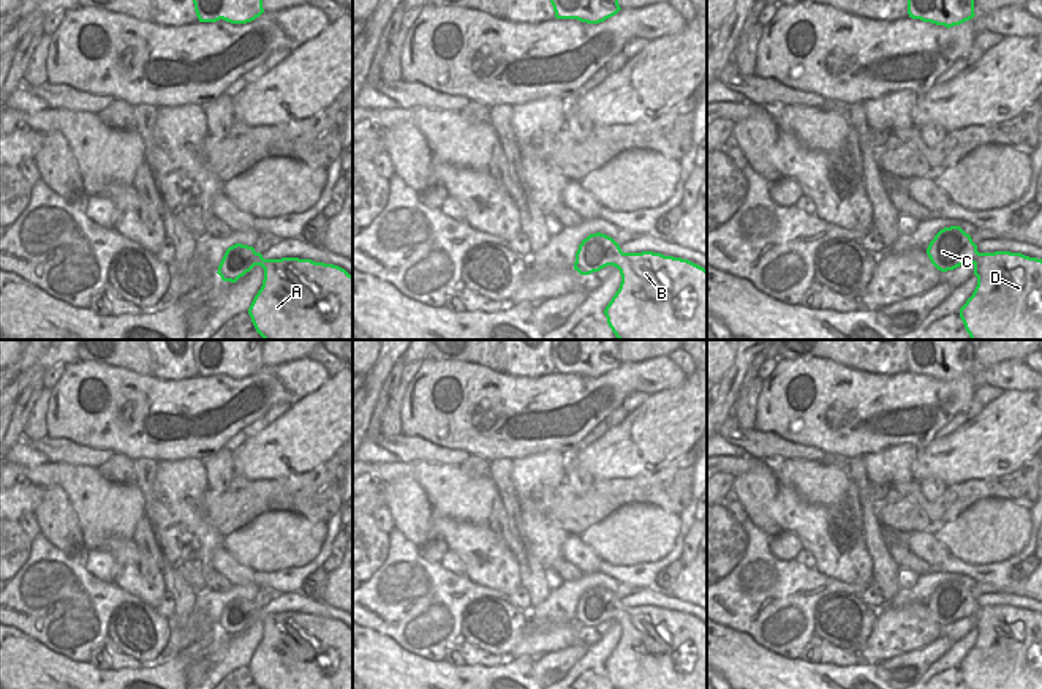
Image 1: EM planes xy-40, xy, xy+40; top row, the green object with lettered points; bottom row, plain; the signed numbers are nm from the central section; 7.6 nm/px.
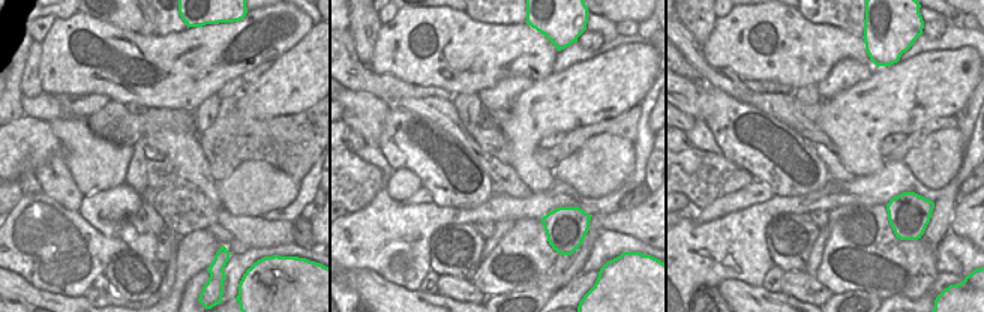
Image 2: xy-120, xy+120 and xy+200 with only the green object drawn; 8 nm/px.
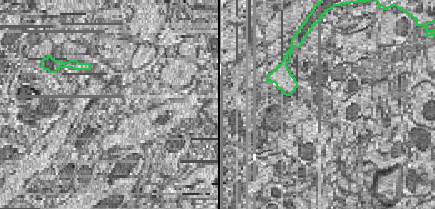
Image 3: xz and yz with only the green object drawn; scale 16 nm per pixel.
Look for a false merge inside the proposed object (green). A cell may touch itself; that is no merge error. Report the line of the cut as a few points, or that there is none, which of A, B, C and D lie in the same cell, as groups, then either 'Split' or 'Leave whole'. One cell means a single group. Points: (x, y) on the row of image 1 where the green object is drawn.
No split. Groups: A B C D. Leave whole

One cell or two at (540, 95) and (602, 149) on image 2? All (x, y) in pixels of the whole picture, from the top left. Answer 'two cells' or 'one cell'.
two cells

